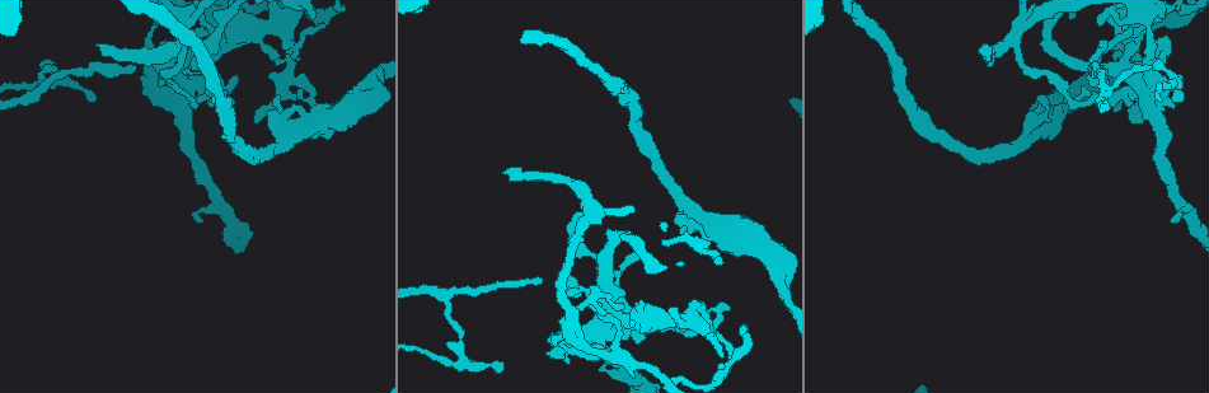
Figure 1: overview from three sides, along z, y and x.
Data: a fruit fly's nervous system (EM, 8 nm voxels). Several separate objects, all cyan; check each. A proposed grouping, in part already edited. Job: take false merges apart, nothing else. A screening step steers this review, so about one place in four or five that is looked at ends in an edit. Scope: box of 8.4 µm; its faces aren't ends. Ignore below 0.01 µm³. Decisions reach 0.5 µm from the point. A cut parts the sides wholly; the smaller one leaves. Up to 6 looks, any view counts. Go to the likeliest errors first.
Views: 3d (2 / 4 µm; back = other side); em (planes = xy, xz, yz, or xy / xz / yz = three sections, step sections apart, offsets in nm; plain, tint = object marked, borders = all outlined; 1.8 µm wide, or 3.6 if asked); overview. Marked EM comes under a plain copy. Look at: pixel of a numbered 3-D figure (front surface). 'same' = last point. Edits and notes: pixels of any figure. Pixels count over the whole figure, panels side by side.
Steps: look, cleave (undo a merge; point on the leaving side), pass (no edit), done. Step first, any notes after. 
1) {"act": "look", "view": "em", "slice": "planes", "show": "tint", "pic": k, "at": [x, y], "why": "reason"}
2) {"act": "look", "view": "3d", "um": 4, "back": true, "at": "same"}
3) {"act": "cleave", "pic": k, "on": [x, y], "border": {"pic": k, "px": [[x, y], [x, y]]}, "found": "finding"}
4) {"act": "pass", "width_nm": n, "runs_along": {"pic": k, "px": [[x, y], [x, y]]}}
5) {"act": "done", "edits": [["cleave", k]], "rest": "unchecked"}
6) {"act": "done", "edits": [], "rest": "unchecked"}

{"act": "look", "view": "em", "slice": "xy", "step": 4, "show": "tint", "pic": 1, "at": [39, 95], "why": "two arms in line, one across"}

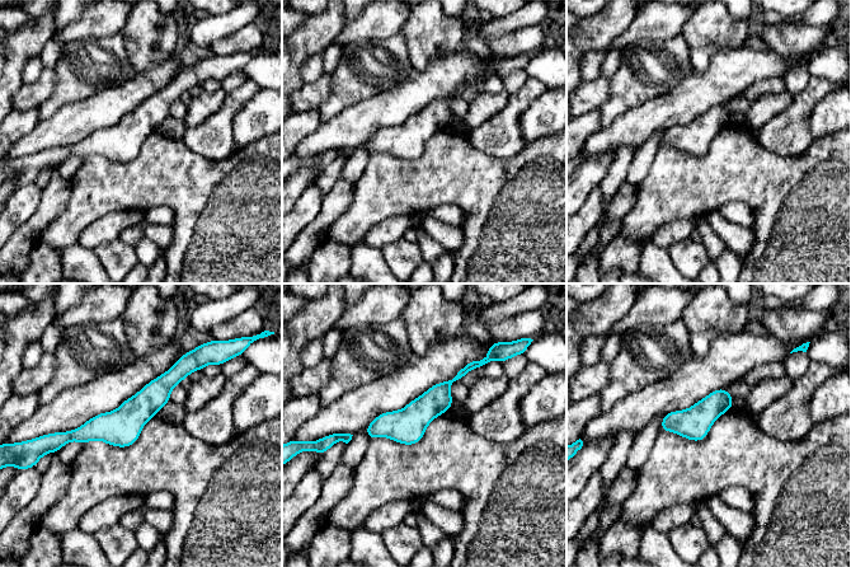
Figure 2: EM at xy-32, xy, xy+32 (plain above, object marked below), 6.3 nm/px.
{"act": "look", "view": "em", "slice": "planes", "show": "borders", "at": "same", "why": "cut it another way"}

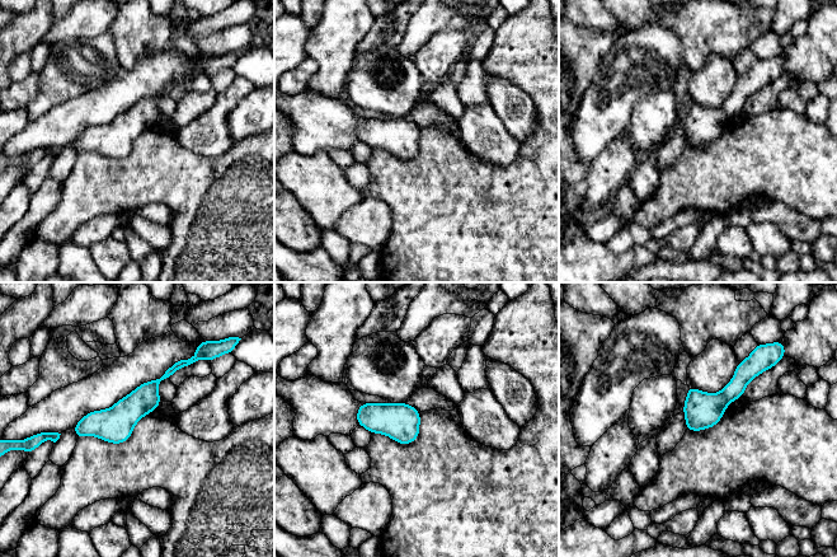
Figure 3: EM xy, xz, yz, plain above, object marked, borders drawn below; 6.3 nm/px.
{"act": "cleave", "pic": 3, "on": [748, 369], "border": {"pic": 3, "px": [[720, 393], [728, 402]]}, "found": "a second cell is stuck on"}

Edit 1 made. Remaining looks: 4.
{"act": "look", "view": "overview", "why": "see it whole again"}

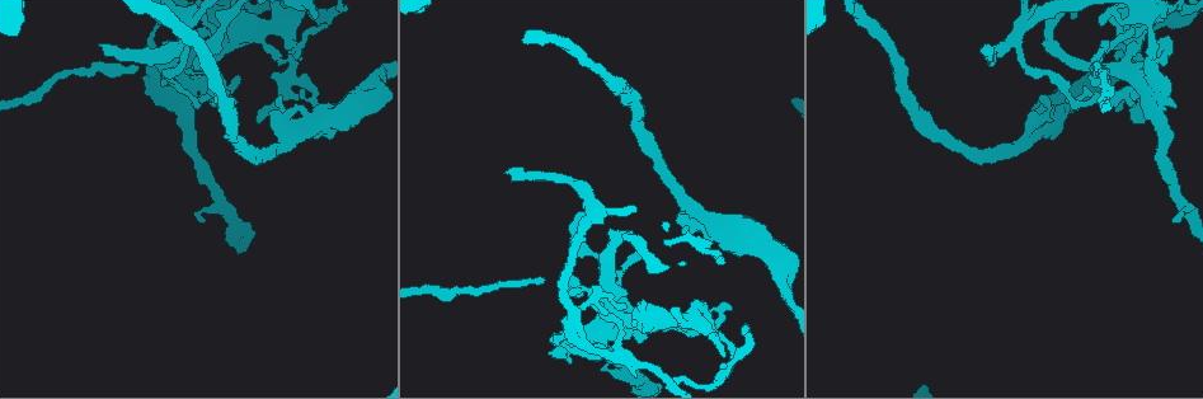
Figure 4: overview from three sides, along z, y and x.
{"act": "look", "view": "3d", "um": 2, "back": true, "pic": 4, "at": [295, 79], "why": "abrupt turn"}

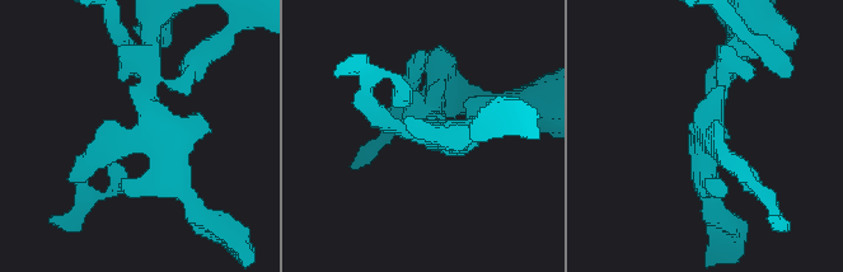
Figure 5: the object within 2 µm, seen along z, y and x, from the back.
{"act": "look", "view": "em", "um": 3.6, "slice": "planes", "show": "tint", "pic": 5, "at": [131, 142]}

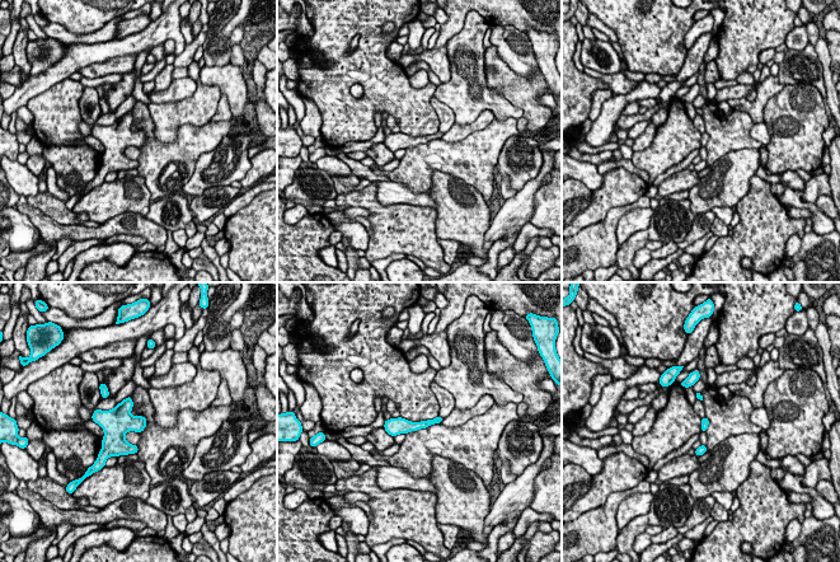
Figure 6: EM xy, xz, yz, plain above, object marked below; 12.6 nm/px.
{"act": "pass", "found": "all the same cell"}

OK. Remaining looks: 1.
{"act": "look", "view": "em", "um": 3.6, "slice": "planes", "show": "tint", "pic": 4, "at": [1035, 134]}

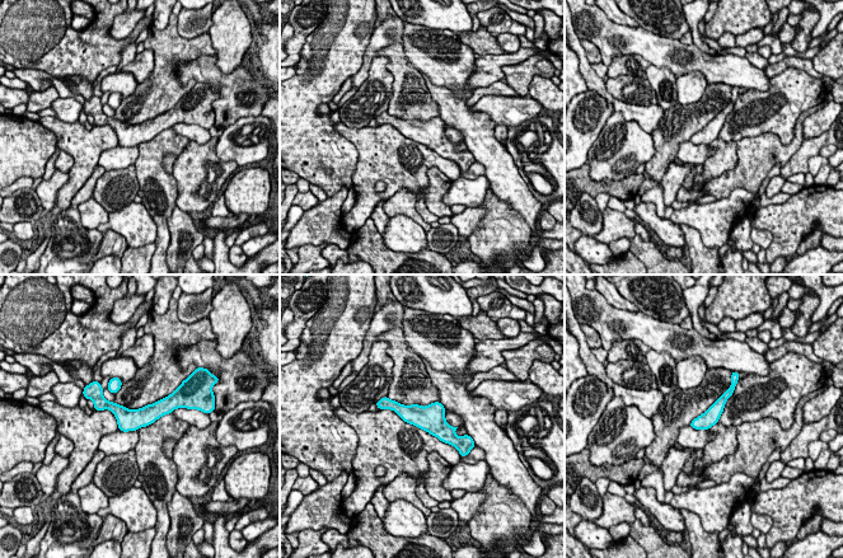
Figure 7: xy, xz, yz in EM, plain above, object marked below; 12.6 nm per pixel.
{"act": "pass", "width_nm": 200, "runs_along": {"pic": 7, "px": [[388, 406], [430, 418], [453, 436]]}, "found": "continuous, no second cell"}

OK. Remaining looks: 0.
{"act": "done", "edits": [["cleave", 3]], "rest": "unchecked"}

